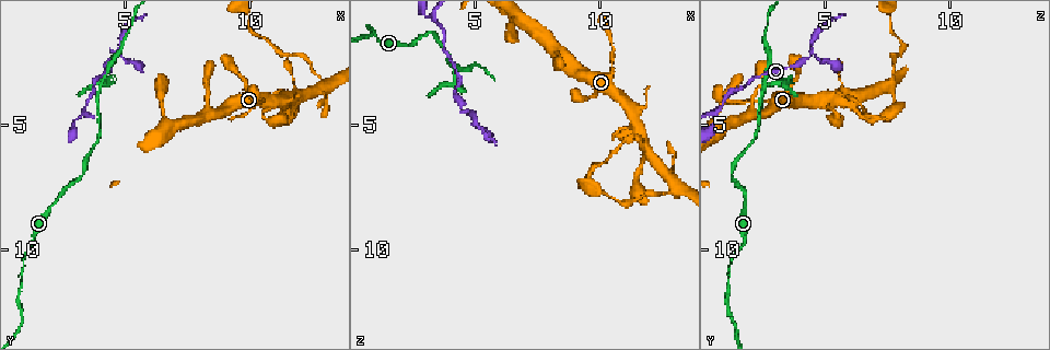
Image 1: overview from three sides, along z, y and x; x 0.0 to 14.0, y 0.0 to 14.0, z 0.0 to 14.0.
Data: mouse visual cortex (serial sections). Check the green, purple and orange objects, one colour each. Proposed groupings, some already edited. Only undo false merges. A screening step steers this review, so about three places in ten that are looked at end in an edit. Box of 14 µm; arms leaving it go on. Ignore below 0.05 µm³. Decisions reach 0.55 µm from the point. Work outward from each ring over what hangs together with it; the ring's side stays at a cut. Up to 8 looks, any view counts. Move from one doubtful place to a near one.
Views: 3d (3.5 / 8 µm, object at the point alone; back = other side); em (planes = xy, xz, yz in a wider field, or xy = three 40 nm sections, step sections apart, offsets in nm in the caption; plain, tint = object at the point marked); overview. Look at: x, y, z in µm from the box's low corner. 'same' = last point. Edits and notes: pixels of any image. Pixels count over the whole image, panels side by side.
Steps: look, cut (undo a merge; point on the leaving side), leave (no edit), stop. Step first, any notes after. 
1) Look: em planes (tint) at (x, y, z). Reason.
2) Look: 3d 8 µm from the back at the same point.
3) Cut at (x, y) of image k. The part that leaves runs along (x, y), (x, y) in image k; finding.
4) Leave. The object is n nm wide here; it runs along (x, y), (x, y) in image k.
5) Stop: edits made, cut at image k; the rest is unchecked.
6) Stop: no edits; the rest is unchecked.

Look: 3d 3.5 µm at (11.8, 3.8, 5.6). Four arms meet.

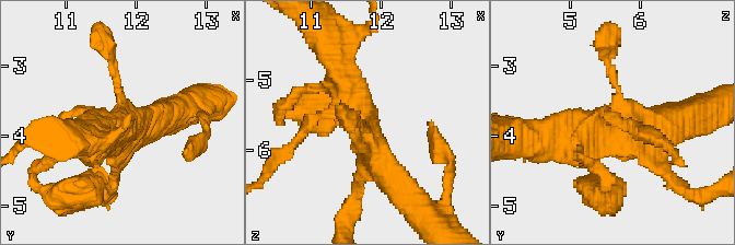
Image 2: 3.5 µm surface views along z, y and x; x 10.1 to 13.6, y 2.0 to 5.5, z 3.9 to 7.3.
Look: em xy step 3 (tint) at (11.70, 3.90, 5.60). Need the tissue.

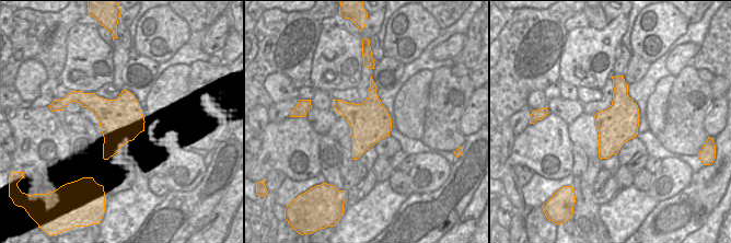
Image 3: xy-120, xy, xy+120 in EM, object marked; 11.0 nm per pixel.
Leave. It runs along (336, 56), (365, 138), (393, 179) in image 2; all the same cell.

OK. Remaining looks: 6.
Look: 3d 8 µm from the back at (12.4, 2.7, 7.8). Narrows sharply.

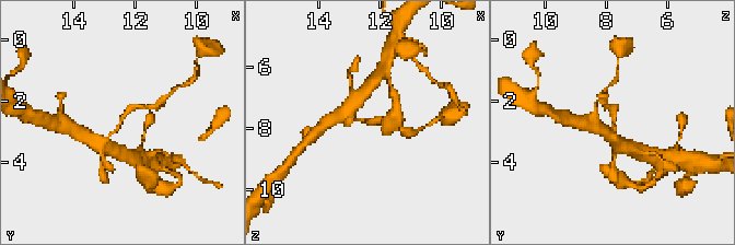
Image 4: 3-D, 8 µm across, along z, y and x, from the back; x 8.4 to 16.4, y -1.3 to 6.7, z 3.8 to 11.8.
Look: em xy step 5 (tint) at (12.5, 2.8, 7.8). The arms are 250, 350 nm wide.

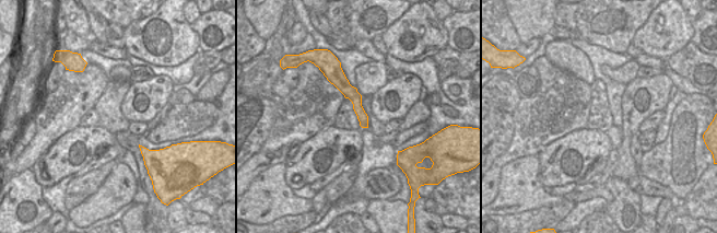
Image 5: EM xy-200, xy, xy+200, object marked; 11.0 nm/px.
Leave. It runs along (101, 144), (130, 107), (143, 106) in image 4; one cell here.

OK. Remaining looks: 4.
Look: 3d 3.5 µm at (4.6, 2.1, 4.5). Branch point.

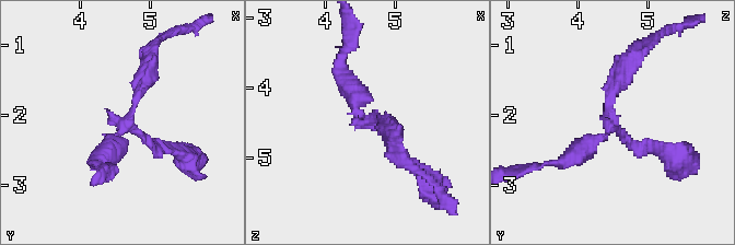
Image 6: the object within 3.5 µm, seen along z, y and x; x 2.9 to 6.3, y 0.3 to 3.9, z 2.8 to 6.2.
Look: em xy step 3 (plain) at (4.60, 2.10, 4.45). Need the tissue.

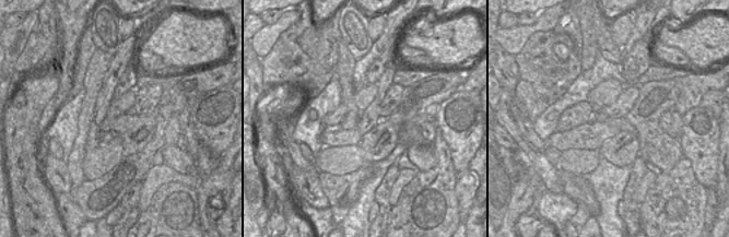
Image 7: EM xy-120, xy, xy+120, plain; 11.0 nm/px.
Look: em xy step 3 (tint) at the same point.

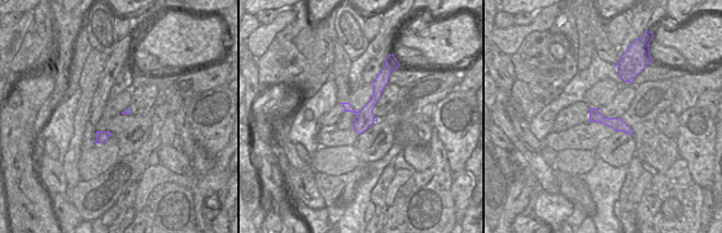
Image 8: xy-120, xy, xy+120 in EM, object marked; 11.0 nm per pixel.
Cut at (636, 148) of image 6. A border runs along (606, 118), (608, 125) in image 8; two cells meet here.

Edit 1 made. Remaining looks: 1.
Stop: edits made, cut at image 6; the rest is unchecked.

